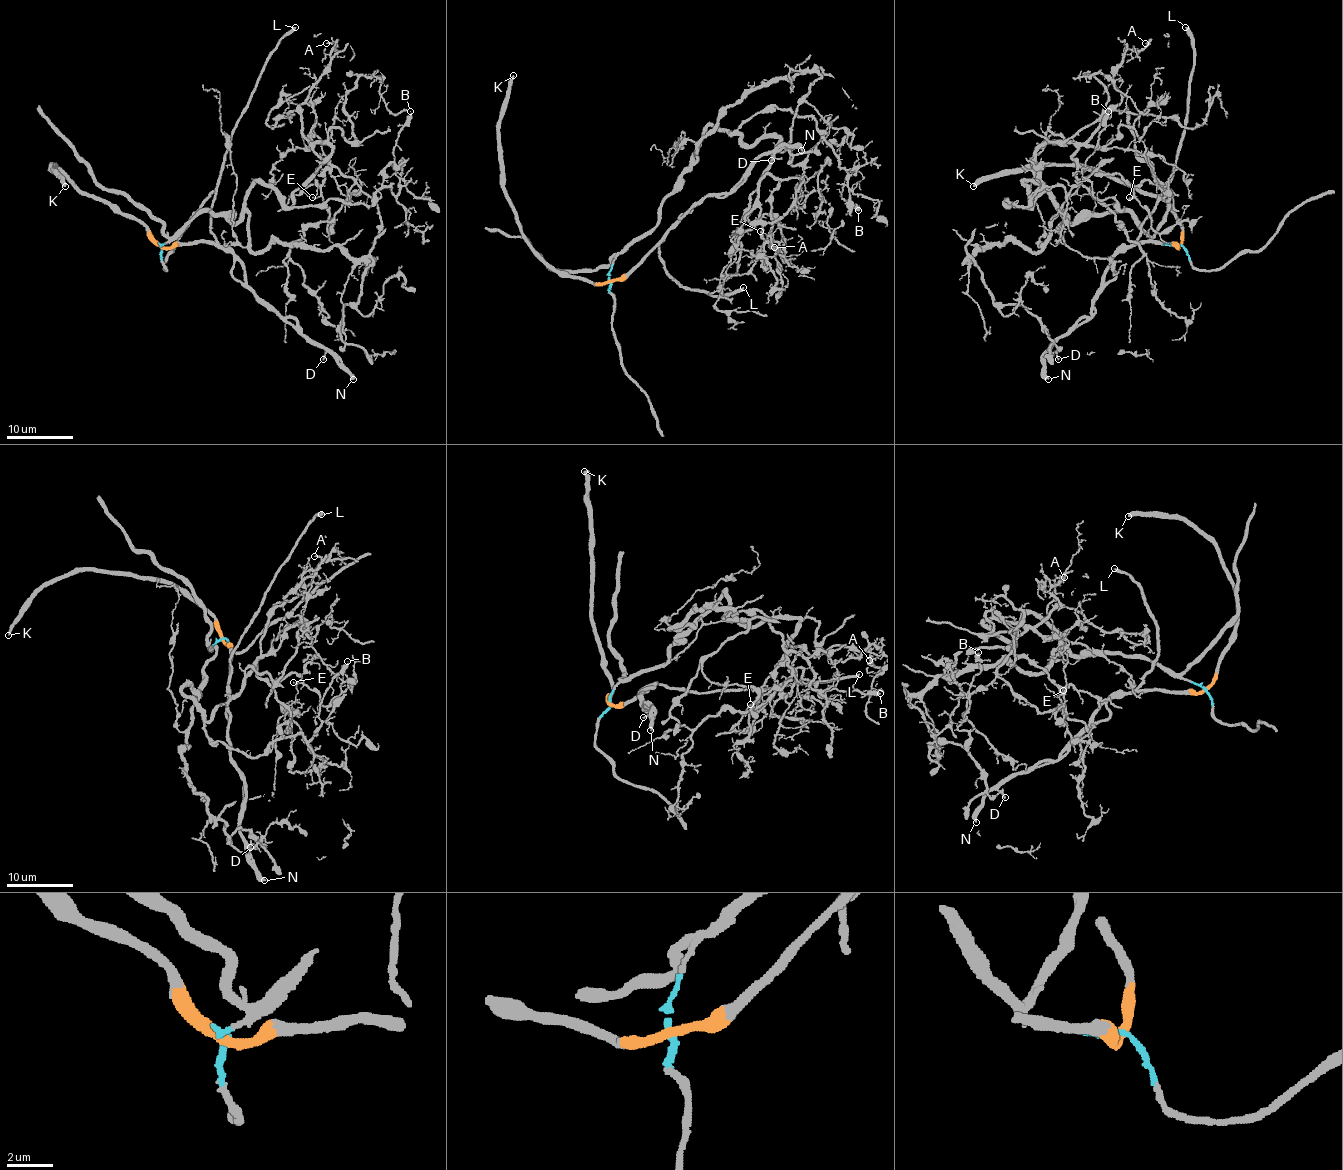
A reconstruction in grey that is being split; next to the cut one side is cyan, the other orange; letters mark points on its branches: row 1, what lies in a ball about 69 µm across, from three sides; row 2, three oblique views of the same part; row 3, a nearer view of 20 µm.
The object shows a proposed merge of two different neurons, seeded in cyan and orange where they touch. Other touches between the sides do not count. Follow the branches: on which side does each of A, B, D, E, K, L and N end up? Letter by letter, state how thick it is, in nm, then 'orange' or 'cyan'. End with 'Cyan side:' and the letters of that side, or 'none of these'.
A: 140 nm | cyan
B: 240 nm | cyan
D: 160 nm | orange
E: 110 nm | cyan
K: 300 nm | orange
L: 320 nm | orange
N: 360 nm | orange
Cyan side: A, B, E

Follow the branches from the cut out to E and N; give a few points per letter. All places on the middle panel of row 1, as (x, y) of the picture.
E: (609, 281), (709, 125), (744, 144), (779, 140), (762, 178), (779, 182), (772, 222), (760, 232)
N: (609, 281), (621, 280), (707, 195), (727, 193), (762, 155), (772, 154), (782, 145), (797, 145), (802, 150)

